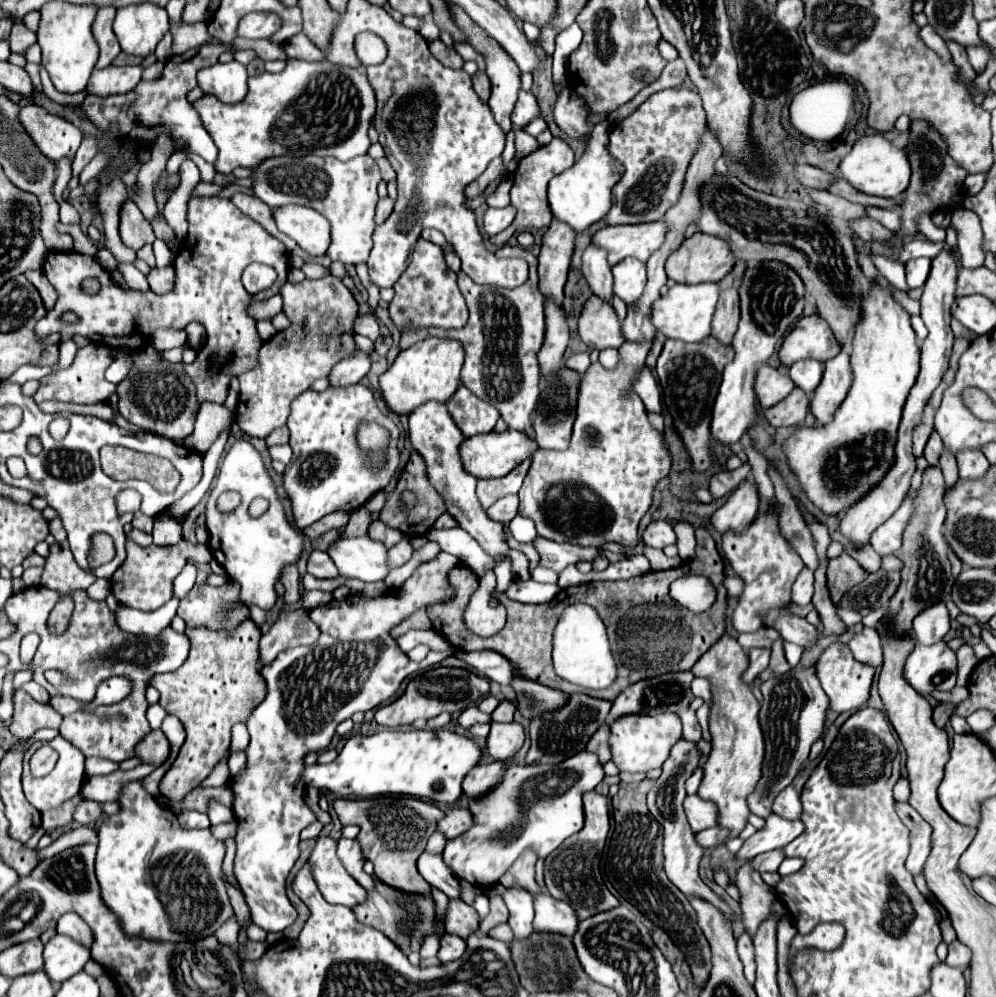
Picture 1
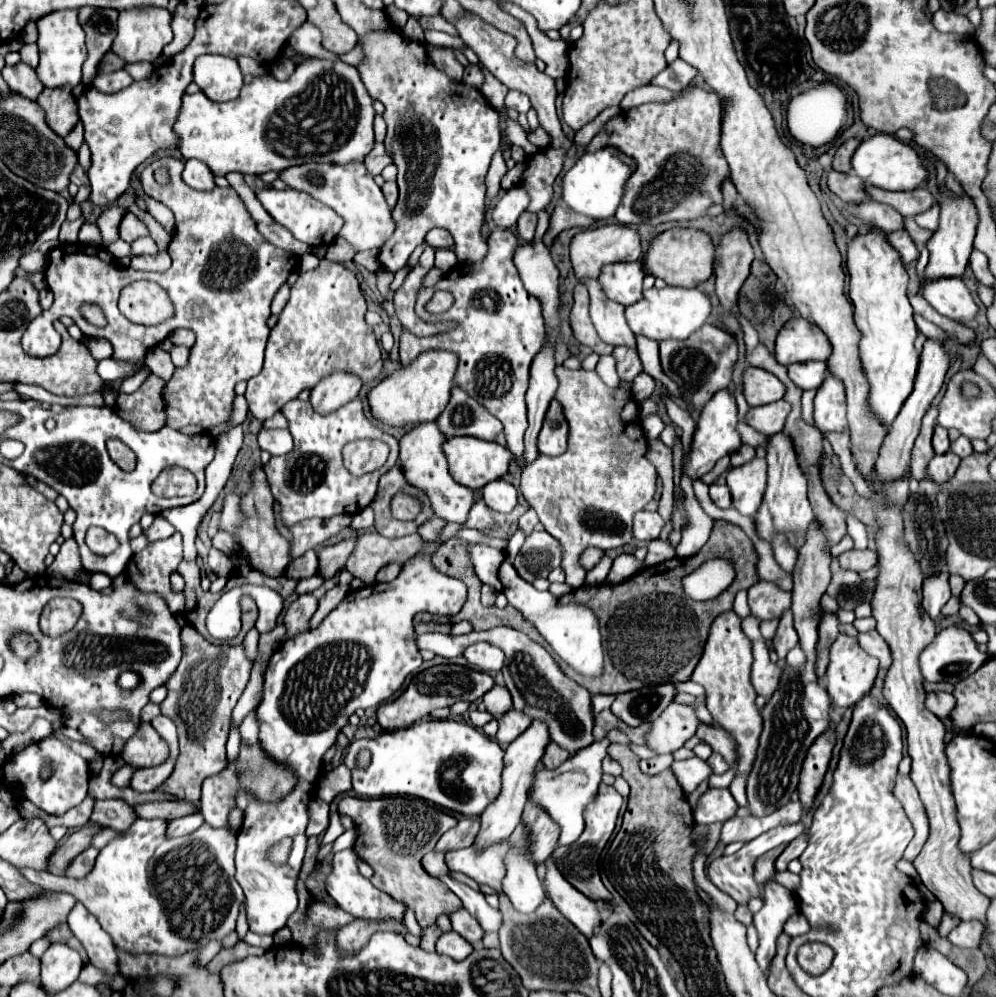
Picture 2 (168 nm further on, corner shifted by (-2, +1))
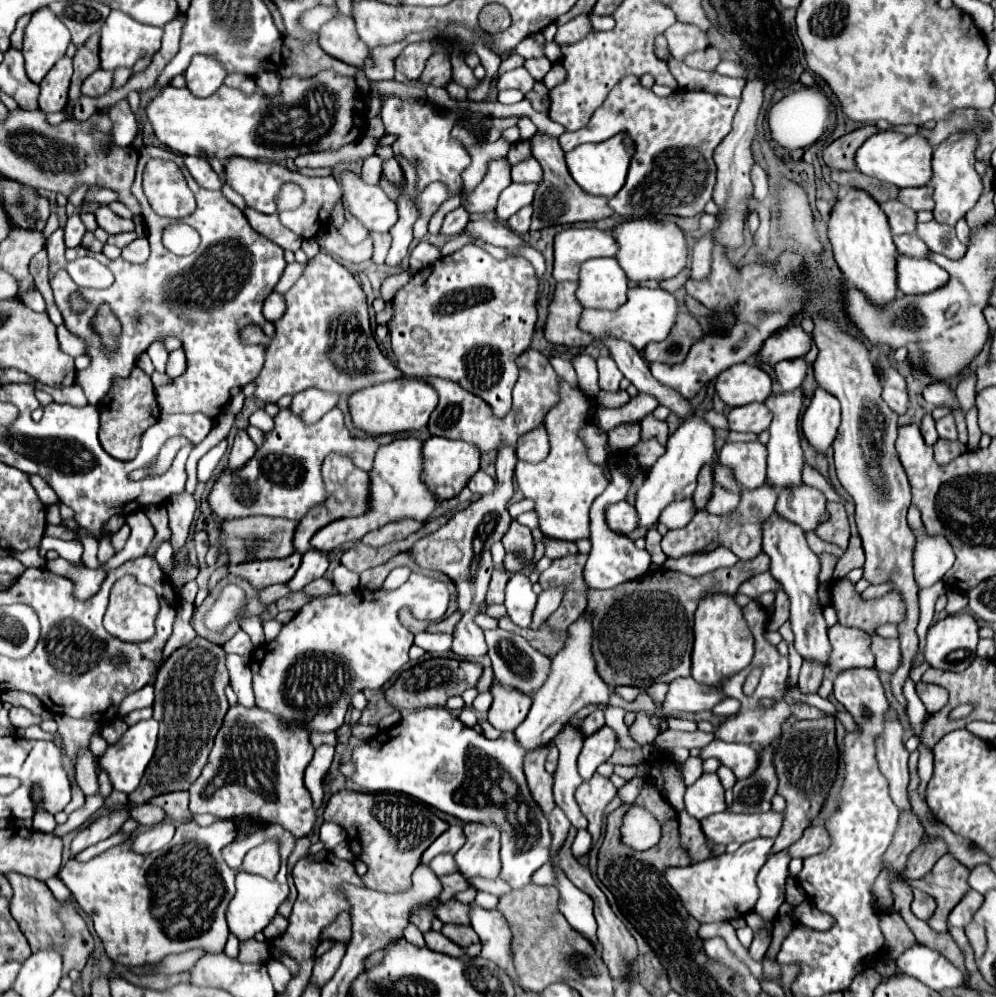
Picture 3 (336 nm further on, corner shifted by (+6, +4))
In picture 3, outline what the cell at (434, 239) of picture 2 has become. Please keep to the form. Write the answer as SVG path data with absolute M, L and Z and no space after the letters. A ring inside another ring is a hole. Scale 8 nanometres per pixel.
M458 207L458 209L450 211L444 217L444 223L440 227L440 235L458 235L462 229L466 229L468 219L470 219L470 215L464 207Z

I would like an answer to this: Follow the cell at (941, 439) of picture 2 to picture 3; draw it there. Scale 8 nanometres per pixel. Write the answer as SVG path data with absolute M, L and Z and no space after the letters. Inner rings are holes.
M926 415L926 417L922 419L920 429L922 429L922 437L924 437L926 445L932 445L932 443L938 441L938 433L936 433L936 425L934 425L932 415Z

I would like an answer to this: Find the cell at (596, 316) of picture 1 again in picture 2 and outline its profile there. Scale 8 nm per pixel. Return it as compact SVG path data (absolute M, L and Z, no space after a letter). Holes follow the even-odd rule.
M582 282L576 284L574 288L574 304L572 304L572 310L570 310L570 326L572 326L572 332L576 336L576 340L584 346L590 346L596 354L612 354L614 346L606 344L600 340L600 336L596 334L596 328L588 316L588 292L586 292L586 286Z

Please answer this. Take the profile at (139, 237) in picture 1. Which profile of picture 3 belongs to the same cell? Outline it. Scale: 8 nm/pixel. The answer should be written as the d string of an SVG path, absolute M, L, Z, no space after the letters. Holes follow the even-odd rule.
M106 205L98 207L94 211L98 225L108 233L108 235L118 235L118 233L126 233L126 231L134 231L134 221L130 219L122 219L118 217L114 211L110 211Z

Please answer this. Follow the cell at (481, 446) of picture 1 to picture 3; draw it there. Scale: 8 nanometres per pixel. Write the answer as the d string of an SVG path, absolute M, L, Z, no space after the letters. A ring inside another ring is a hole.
M430 437L428 441L424 441L424 481L434 491L434 495L438 495L440 501L450 499L468 485L468 481L480 469L480 459L482 451L474 443L452 441L446 437Z

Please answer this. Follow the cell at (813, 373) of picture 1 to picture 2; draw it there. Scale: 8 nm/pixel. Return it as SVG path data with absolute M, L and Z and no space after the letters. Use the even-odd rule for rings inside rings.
M804 362L804 364L792 364L788 366L788 376L790 380L800 388L800 390L812 390L818 388L828 374L826 362Z

